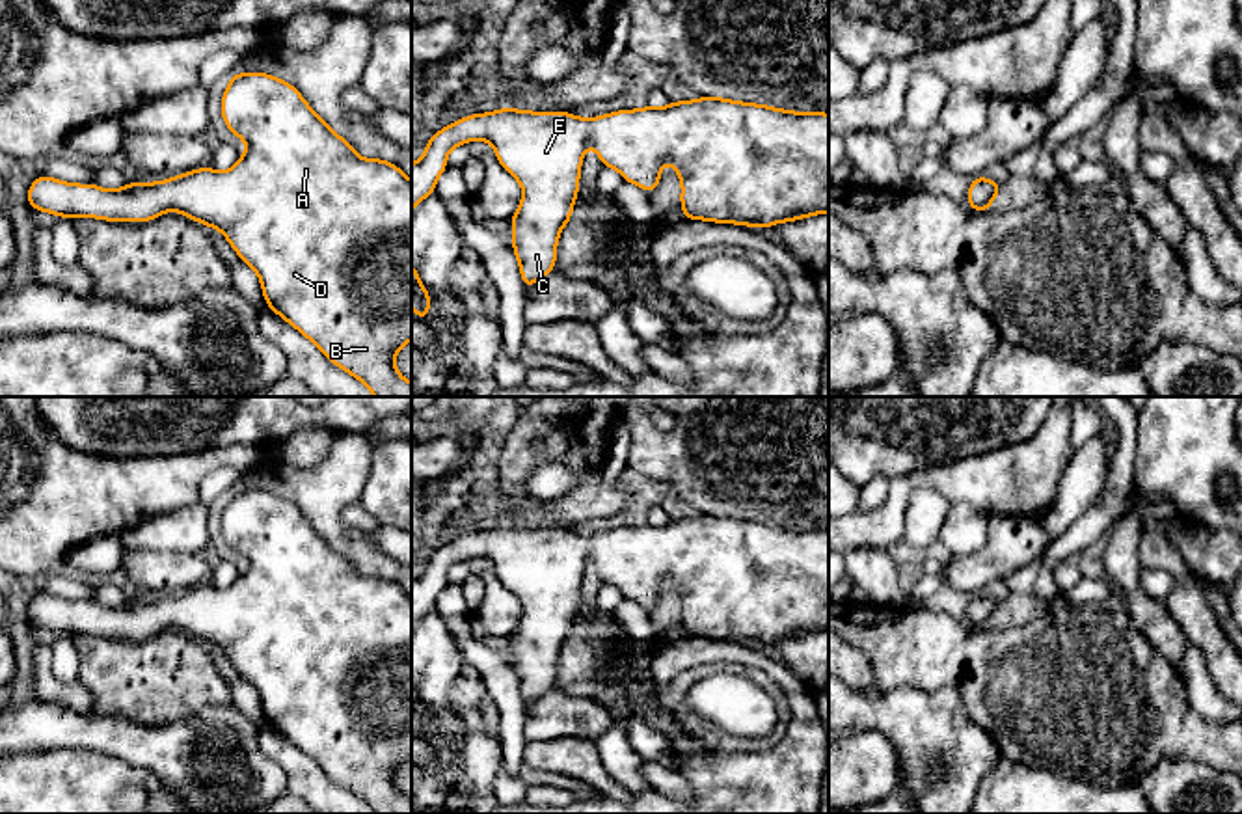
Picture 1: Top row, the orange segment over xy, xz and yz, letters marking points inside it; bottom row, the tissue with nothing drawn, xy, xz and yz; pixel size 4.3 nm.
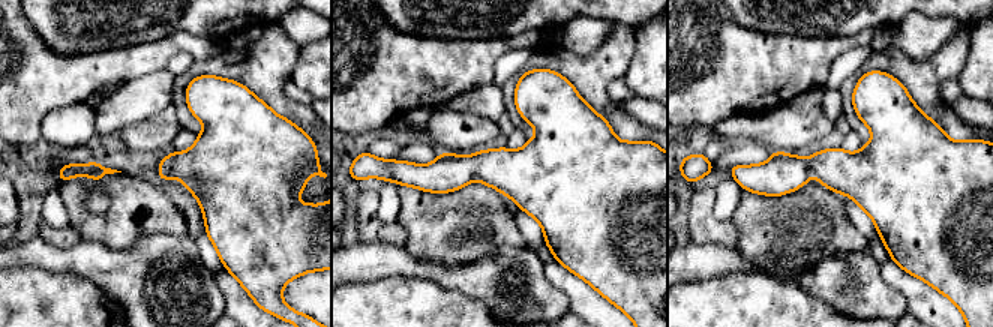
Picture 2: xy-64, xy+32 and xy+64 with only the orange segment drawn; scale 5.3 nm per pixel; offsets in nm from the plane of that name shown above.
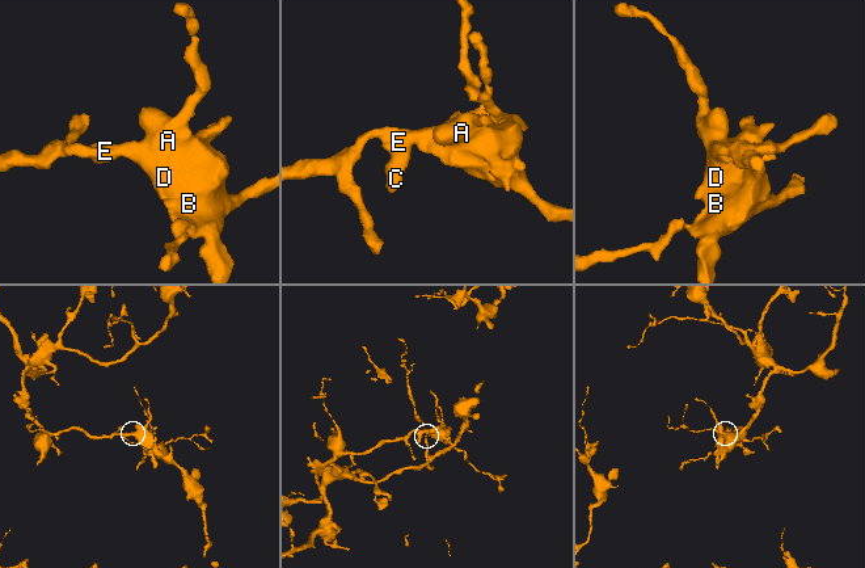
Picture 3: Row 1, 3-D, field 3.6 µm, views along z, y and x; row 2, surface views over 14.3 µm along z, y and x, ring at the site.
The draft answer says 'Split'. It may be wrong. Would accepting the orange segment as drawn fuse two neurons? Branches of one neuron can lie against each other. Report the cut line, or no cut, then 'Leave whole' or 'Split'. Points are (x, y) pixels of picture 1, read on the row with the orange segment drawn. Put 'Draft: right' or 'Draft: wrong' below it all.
No split. Leave whole
Draft: wrong

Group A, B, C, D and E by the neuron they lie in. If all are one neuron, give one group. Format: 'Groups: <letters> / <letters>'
Groups: A B C D E

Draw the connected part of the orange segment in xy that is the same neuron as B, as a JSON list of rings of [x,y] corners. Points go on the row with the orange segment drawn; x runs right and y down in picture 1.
[[[235,73],[222,117],[248,143],[227,171],[194,170],[119,190],[37,177],[28,188],[35,210],[58,218],[149,222],[177,210],[216,227],[259,276],[266,305],[302,332],[374,397],[412,397],[395,354],[412,339],[412,179],[391,162],[361,158],[305,102],[294,86],[264,73]]]

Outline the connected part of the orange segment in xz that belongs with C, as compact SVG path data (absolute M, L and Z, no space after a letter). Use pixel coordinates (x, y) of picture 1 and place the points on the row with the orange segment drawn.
M719 97L670 102L665 108L620 110L592 119L508 106L475 114L432 134L425 155L412 164L412 212L436 192L449 151L471 140L490 142L499 164L523 188L510 224L512 250L525 289L555 270L557 238L572 220L583 153L588 145L605 168L614 168L626 183L639 184L648 194L659 184L663 162L670 160L682 179L680 203L687 220L769 227L829 212L829 114L788 112Z

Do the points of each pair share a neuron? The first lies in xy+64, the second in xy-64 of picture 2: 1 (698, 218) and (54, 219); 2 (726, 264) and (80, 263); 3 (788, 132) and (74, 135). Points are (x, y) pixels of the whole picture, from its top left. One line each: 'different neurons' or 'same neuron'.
1: different neurons
2: same neuron
3: different neurons

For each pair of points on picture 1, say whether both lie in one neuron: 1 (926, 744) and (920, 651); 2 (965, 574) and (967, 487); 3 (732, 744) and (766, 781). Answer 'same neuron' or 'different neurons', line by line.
1: different neurons
2: different neurons
3: different neurons

